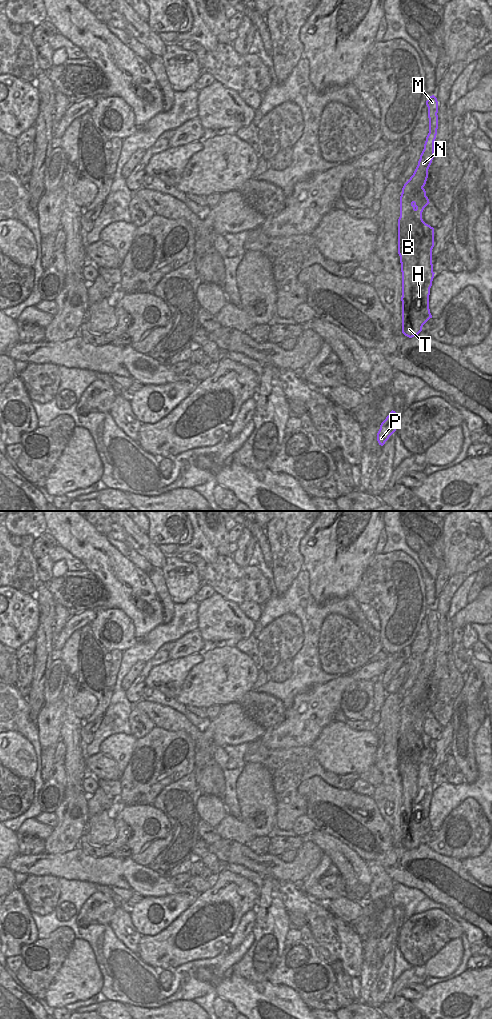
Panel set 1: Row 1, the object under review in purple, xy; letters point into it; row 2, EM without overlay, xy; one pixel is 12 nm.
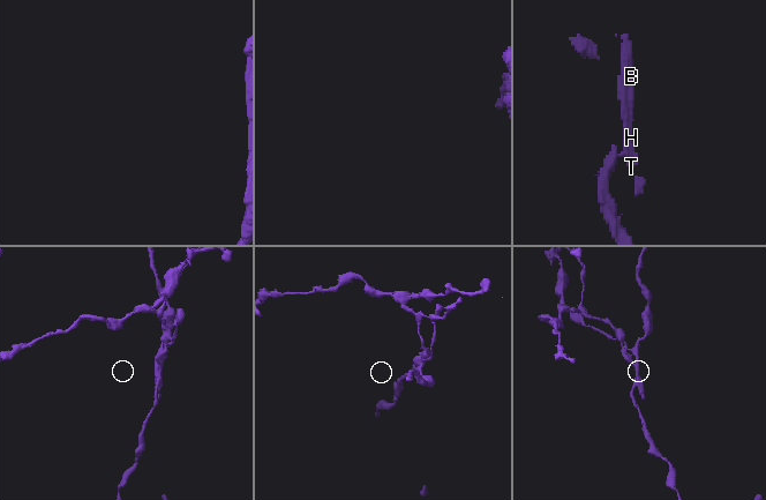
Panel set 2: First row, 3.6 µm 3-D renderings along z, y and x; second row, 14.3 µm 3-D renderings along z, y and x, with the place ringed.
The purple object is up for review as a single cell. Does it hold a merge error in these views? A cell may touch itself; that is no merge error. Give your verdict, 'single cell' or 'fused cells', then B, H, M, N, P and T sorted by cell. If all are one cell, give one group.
fused cells; groups B M N T / H P

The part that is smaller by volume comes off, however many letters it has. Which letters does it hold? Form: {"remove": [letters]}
{"remove": ["B", "M", "N", "T"]}

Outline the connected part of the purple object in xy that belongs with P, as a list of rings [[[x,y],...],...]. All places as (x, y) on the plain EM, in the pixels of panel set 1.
[[[391,923],[386,931],[381,935],[377,945],[377,953],[383,958],[389,949],[396,943],[398,938],[398,927],[395,923]]]

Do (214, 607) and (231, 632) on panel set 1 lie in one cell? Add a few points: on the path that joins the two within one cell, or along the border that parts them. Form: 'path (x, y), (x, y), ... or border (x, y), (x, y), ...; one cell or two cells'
path (215, 613), (225, 626); one cell

